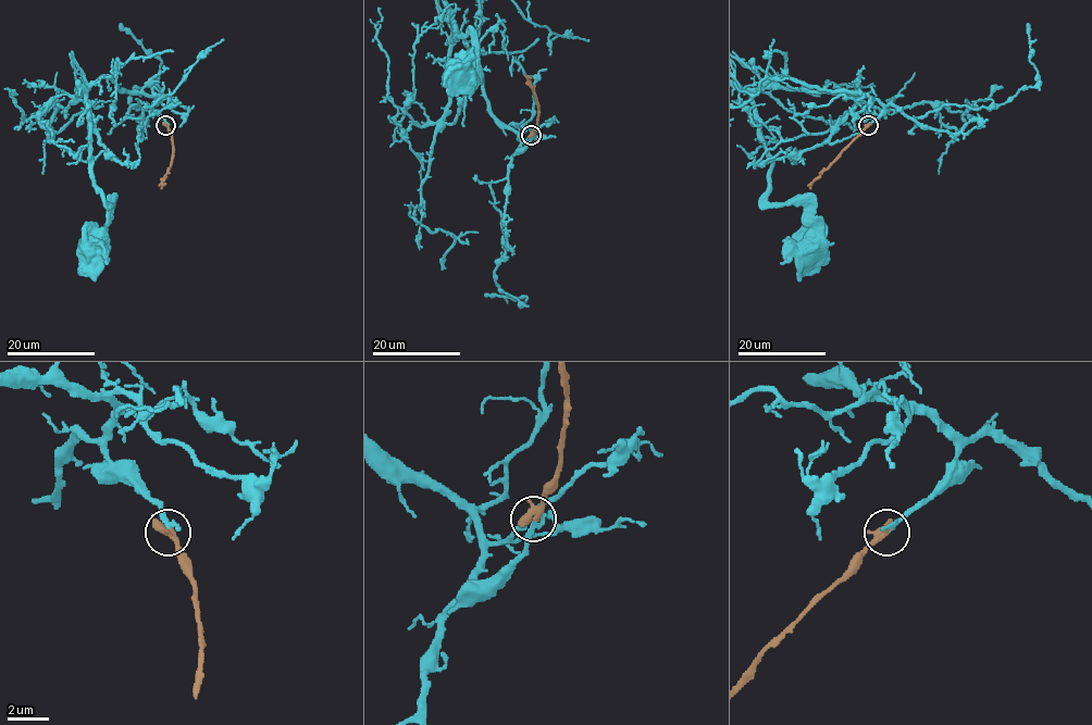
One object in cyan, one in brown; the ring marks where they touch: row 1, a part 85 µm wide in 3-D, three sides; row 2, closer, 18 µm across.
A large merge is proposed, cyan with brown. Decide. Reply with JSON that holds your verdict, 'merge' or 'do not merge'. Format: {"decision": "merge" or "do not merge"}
{"decision": "merge"}

